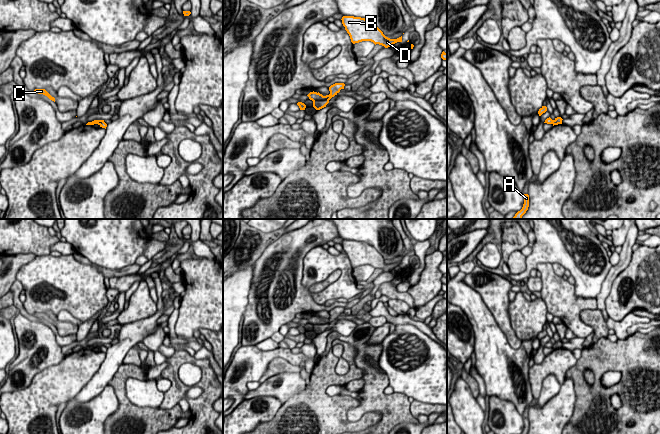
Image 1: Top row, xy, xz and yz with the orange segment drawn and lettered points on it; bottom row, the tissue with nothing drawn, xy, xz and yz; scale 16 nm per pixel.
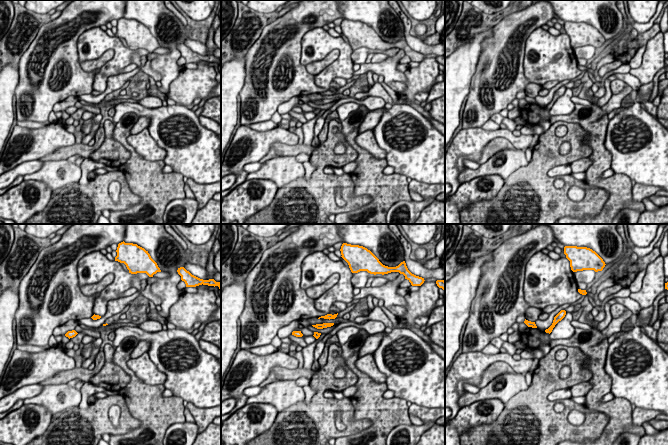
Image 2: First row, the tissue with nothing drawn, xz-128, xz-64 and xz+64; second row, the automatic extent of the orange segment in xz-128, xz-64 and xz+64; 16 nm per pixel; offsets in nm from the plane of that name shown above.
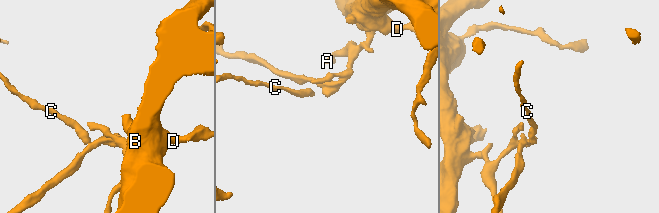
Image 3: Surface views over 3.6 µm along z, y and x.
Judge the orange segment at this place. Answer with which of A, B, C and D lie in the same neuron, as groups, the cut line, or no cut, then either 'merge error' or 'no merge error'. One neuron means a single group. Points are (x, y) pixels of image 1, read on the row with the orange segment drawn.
groups A B D / C; cut xz (329, 95), (325, 99), (315, 99), (313, 101); merge error

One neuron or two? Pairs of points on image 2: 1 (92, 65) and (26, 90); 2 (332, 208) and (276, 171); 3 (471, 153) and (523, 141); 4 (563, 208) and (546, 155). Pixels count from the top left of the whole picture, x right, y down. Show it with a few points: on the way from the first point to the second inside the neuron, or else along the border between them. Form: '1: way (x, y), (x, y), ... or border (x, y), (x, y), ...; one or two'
1: border (79, 64), (85, 71), (99, 69); two
2: border (304, 175), (291, 180), (278, 189); two
3: way (483, 140), (493, 134), (507, 134), (510, 137); one
4: way (553, 195), (542, 184), (542, 168); one

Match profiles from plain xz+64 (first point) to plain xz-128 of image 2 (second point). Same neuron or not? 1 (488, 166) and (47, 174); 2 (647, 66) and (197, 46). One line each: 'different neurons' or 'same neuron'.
1: same neuron
2: different neurons

